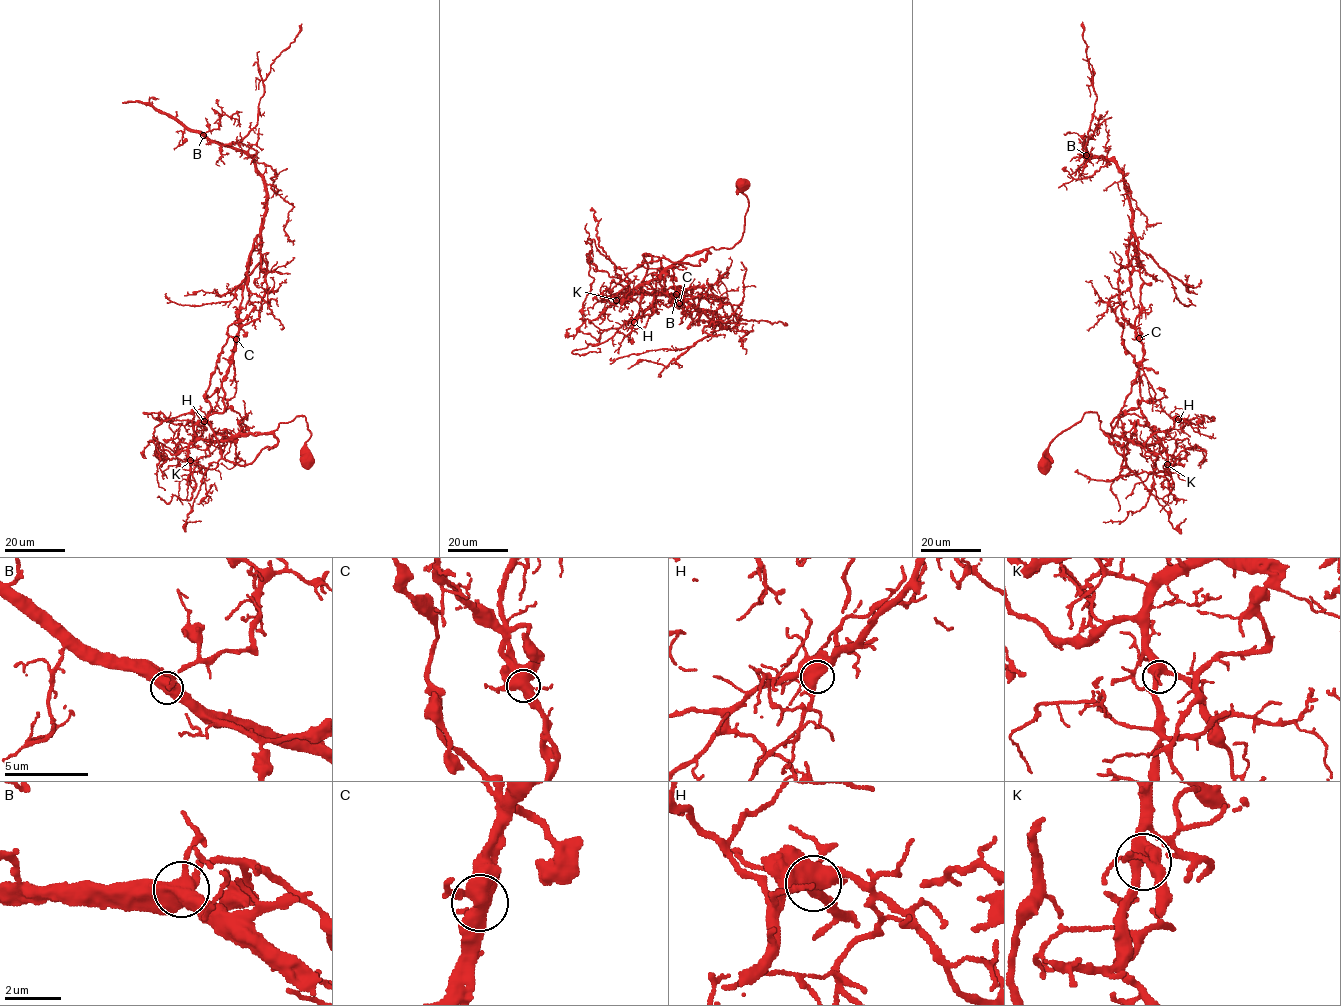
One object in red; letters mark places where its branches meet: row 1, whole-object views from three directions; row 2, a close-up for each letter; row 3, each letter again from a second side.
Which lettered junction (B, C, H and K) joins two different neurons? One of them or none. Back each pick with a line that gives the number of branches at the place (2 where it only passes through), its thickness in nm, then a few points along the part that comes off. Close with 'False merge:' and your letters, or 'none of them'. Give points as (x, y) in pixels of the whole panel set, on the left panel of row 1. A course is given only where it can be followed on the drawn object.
C: 4 | 550 nm | (236, 339), (267, 288), (264, 178), (246, 153), (212, 142), (239, 142), (256, 125), (263, 81), (301, 24)
False merge: C

